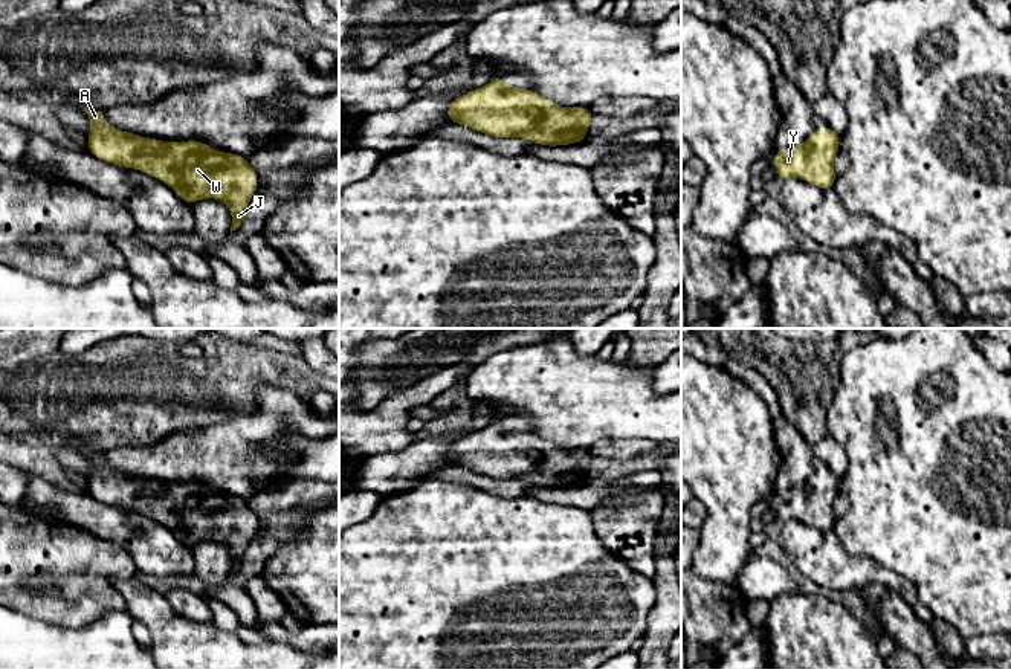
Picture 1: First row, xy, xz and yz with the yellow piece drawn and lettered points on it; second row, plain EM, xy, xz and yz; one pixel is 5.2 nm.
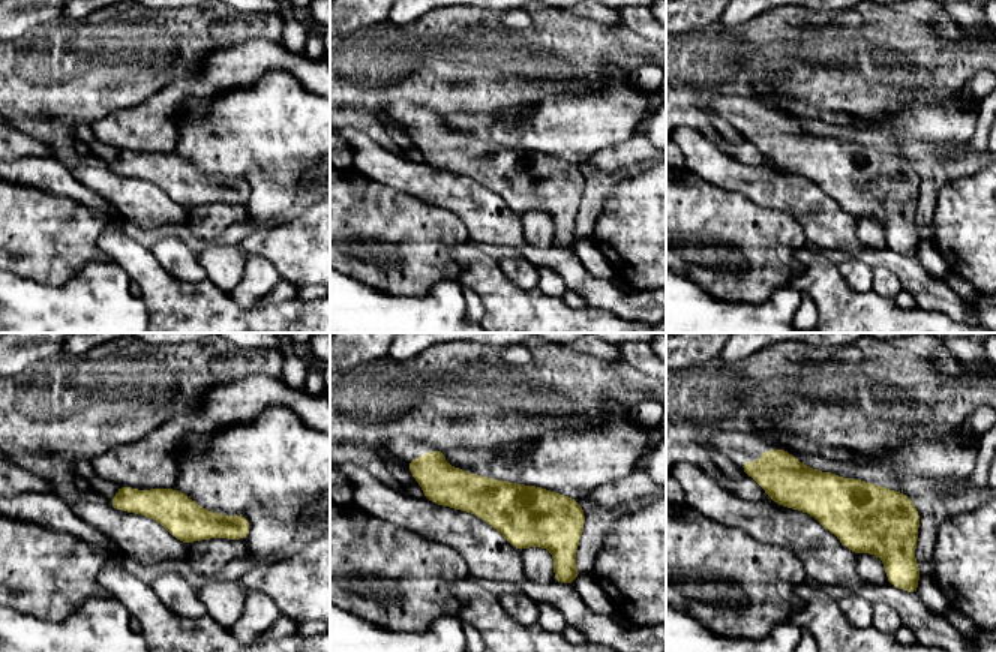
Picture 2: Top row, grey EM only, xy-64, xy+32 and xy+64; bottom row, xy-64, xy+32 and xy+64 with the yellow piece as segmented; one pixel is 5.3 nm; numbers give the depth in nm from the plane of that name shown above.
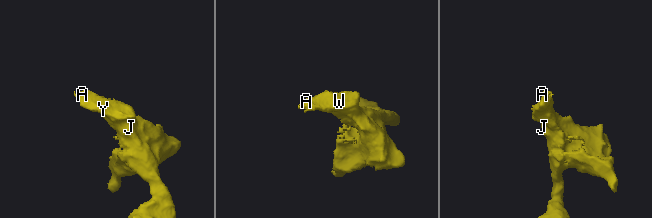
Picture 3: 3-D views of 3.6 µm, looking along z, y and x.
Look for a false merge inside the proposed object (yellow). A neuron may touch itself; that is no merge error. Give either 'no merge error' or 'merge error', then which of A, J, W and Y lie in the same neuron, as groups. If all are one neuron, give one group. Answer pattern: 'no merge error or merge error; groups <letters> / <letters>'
no merge error; groups A J W Y

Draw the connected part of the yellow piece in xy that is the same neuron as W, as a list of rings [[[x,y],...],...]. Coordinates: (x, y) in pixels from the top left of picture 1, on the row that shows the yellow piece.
[[[86,110],[86,113],[92,121],[92,130],[87,133],[90,137],[87,151],[95,157],[124,168],[145,171],[171,186],[189,205],[202,199],[224,202],[232,214],[231,232],[246,223],[246,208],[258,186],[258,176],[247,157],[232,151],[221,153],[200,141],[174,144],[136,136],[131,131],[119,131],[107,124],[102,112]]]

